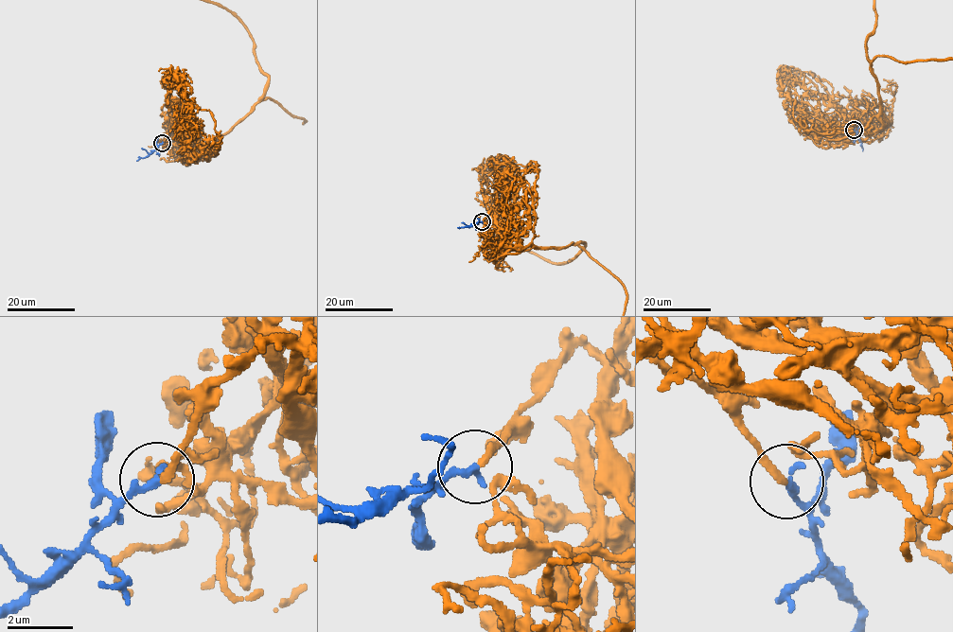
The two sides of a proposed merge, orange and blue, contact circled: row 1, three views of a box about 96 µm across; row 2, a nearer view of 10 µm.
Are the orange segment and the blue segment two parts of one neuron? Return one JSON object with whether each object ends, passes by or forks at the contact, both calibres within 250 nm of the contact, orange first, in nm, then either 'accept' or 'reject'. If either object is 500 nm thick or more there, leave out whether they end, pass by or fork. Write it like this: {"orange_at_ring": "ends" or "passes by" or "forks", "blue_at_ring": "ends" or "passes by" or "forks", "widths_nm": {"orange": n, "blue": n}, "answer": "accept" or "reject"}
{"orange_at_ring": "passes by", "blue_at_ring": "ends", "widths_nm": {"orange": 150, "blue": 240}, "answer": "accept"}

